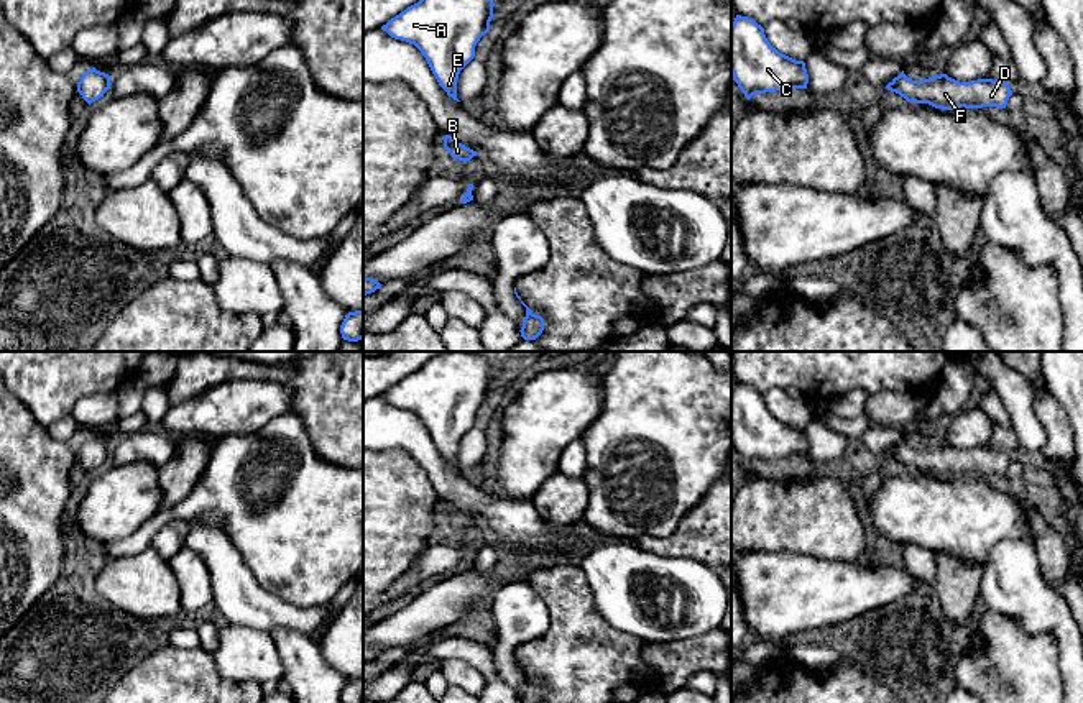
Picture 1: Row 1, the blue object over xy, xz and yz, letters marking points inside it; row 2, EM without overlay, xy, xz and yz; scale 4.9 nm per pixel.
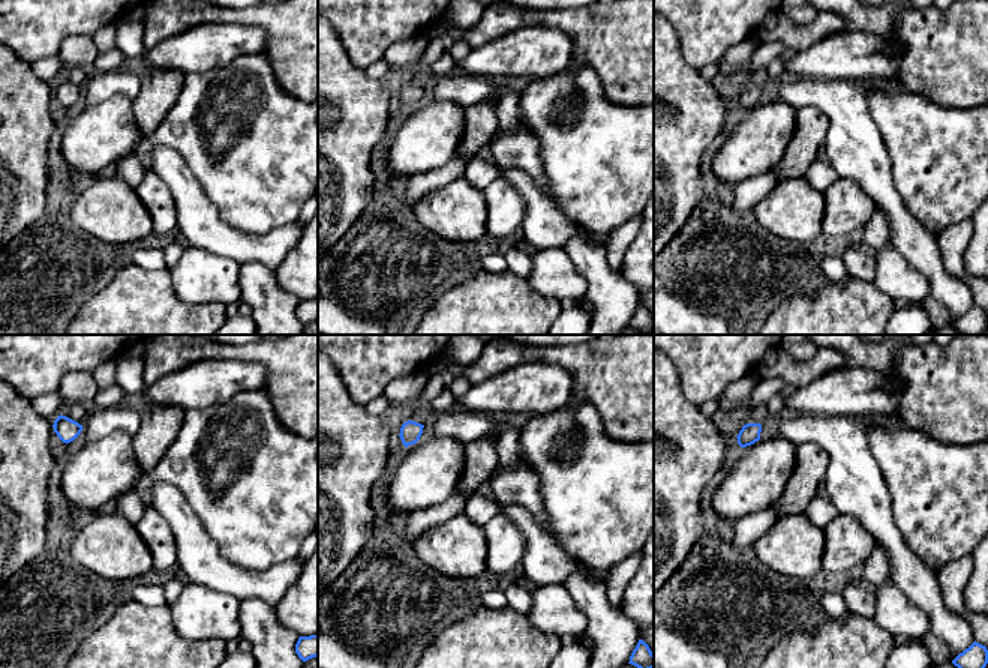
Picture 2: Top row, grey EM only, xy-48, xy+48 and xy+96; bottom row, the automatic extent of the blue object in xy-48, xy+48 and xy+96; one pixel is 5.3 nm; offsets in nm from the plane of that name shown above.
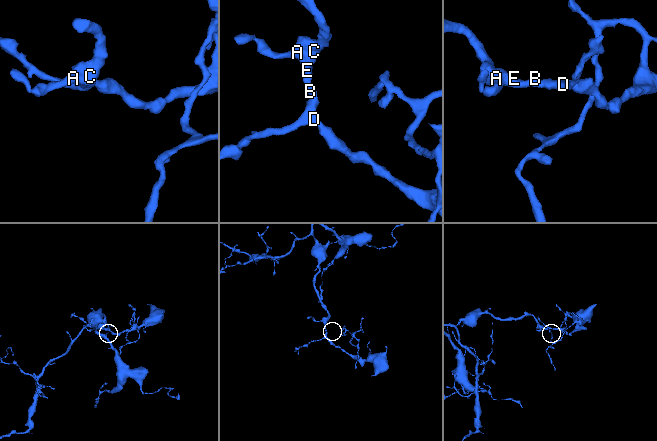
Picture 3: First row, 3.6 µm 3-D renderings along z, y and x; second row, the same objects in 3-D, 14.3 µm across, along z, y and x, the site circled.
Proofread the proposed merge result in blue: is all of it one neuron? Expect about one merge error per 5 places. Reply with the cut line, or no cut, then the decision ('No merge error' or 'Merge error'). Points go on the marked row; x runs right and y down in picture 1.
No split. No merge error

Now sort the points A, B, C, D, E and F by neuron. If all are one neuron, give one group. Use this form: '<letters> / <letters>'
A B C D E F

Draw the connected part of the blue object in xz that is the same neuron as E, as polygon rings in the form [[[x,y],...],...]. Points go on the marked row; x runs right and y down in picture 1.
[[[419,0],[381,26],[391,38],[414,44],[426,57],[439,85],[457,99],[460,71],[475,57],[475,46],[490,31],[493,0]]]

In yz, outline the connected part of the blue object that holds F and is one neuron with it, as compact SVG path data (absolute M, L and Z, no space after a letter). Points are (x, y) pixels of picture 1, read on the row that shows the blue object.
M904 71L894 77L886 89L899 94L907 102L929 103L942 110L953 110L958 107L1006 108L1012 94L1007 82L998 82L993 79L960 82L947 74L940 74L922 80L912 80L904 74Z

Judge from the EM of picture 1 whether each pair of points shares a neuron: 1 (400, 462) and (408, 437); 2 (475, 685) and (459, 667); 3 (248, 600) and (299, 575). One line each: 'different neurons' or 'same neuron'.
1: different neurons
2: same neuron
3: different neurons

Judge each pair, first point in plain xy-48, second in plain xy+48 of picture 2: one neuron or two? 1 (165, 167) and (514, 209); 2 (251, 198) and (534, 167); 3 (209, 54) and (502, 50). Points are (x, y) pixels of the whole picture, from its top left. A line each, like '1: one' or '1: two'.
1: two
2: two
3: one

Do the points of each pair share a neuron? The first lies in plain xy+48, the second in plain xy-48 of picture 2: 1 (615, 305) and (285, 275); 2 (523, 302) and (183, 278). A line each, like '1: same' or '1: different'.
1: different
2: different

